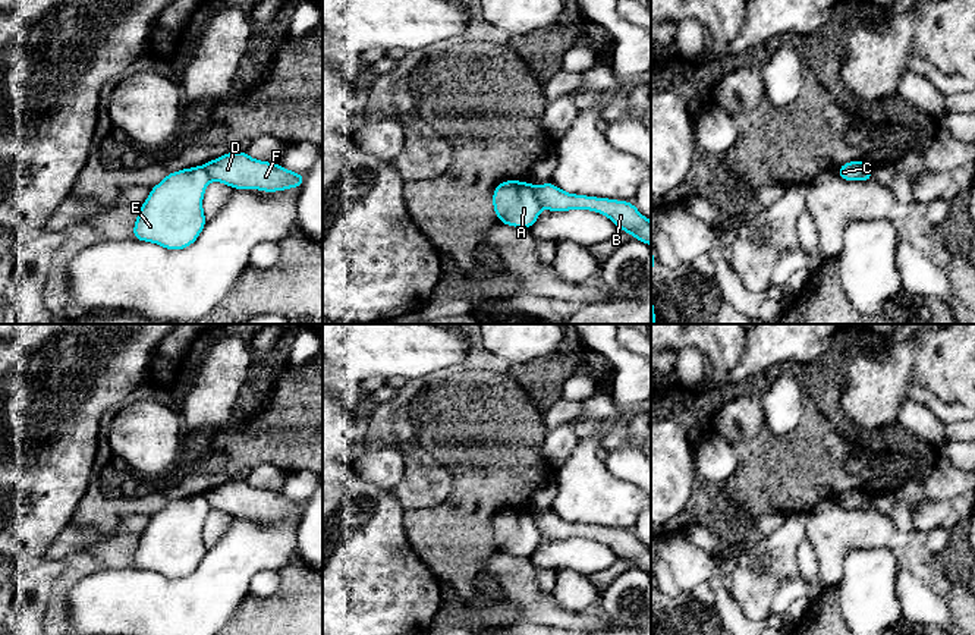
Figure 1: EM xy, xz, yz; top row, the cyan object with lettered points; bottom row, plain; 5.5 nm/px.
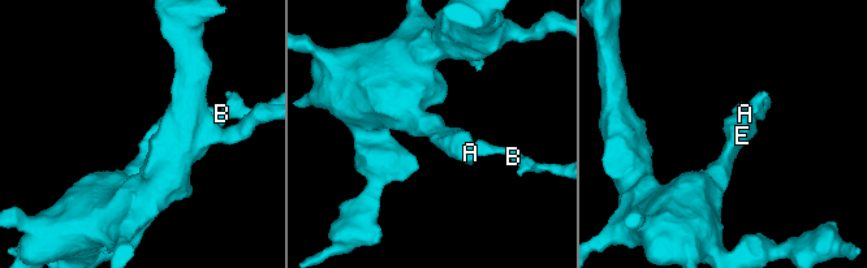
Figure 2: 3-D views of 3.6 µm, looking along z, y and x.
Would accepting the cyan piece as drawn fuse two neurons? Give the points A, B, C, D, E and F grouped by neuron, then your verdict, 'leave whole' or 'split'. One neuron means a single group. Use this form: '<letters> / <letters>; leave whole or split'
A E / B C D F; split

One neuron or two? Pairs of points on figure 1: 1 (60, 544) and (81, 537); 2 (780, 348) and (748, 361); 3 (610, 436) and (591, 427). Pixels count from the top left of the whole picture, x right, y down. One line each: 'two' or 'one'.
1: one
2: one
3: one

